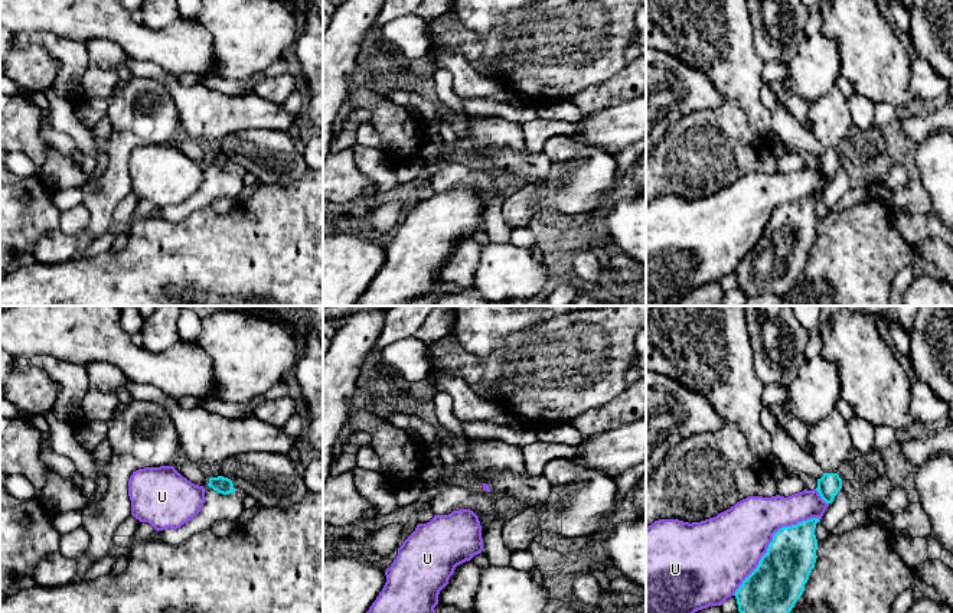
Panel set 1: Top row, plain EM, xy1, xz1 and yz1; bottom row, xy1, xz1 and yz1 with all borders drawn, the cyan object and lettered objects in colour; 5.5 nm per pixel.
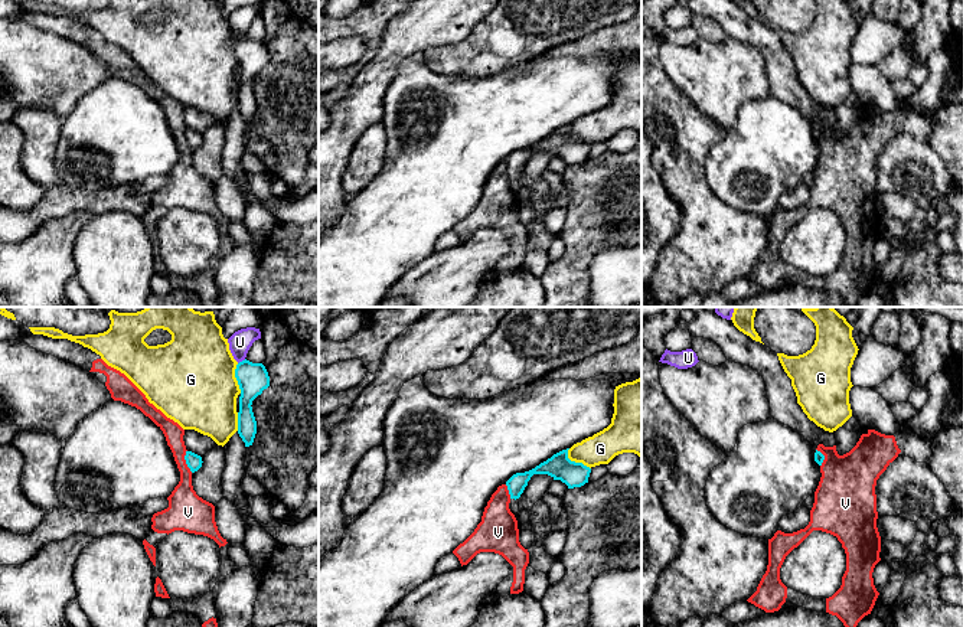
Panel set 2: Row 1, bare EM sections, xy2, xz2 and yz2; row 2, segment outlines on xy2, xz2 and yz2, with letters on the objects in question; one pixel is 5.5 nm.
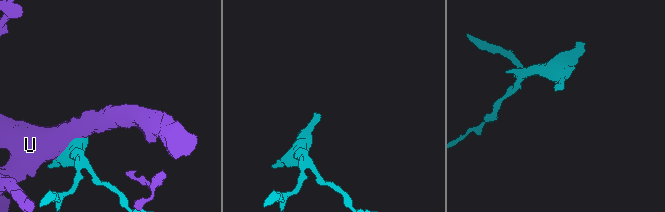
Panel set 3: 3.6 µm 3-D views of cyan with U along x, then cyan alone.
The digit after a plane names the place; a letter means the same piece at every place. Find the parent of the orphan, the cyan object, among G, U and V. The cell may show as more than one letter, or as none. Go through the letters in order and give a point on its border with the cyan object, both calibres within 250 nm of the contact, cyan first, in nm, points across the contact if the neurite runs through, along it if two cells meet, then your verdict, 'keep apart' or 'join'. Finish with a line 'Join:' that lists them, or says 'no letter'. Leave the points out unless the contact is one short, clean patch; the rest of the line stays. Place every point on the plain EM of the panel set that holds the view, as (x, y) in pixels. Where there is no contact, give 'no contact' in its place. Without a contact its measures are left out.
G: xz2 (574, 139) | 140/170 nm | keep apart
U: yz1 (770, 219) | 300/380 nm | keep apart
V: xy2 (186, 139) | 90/190 nm | along xy2 (186, 127), (186, 143), (192, 149) | keep apart
Join: no letter

